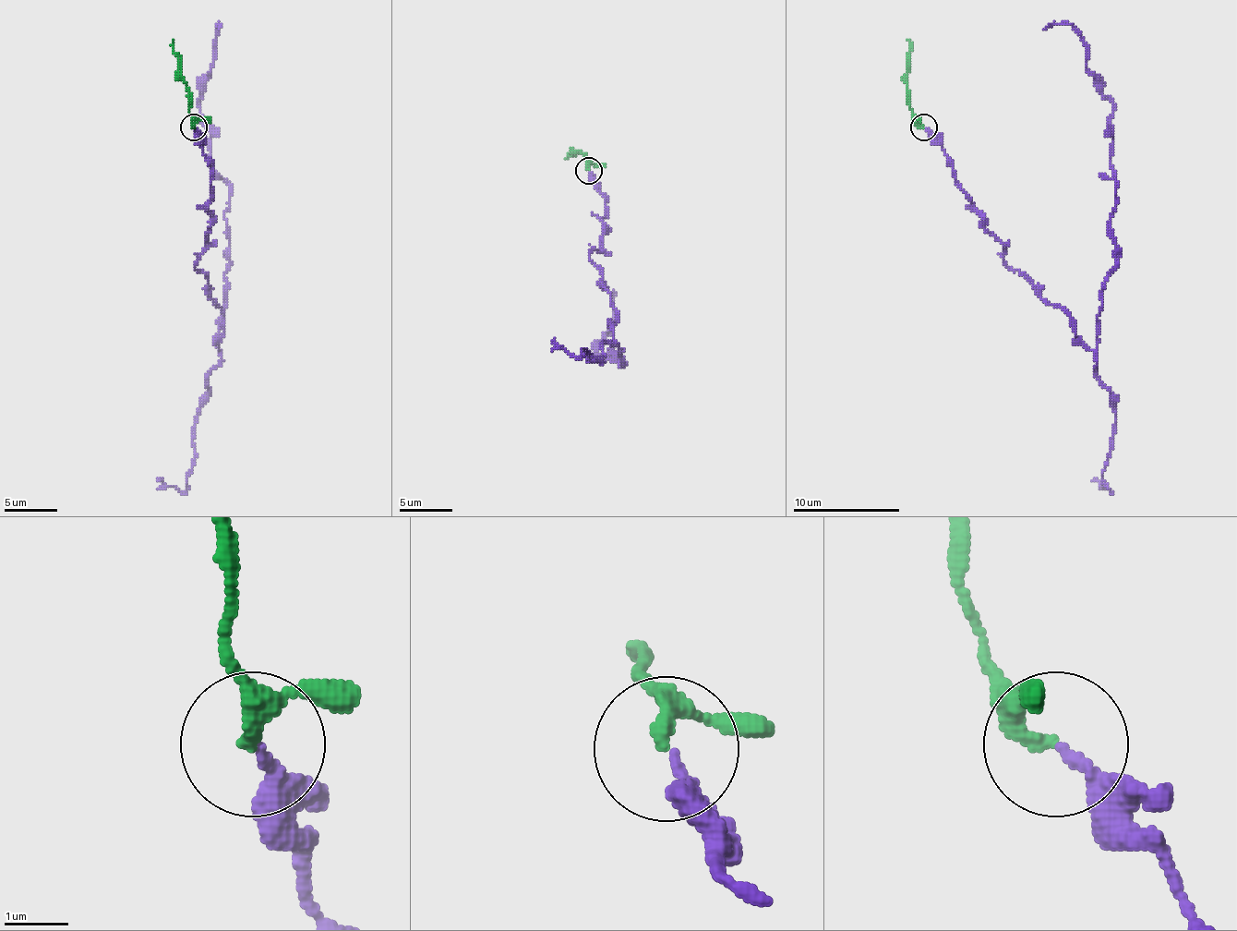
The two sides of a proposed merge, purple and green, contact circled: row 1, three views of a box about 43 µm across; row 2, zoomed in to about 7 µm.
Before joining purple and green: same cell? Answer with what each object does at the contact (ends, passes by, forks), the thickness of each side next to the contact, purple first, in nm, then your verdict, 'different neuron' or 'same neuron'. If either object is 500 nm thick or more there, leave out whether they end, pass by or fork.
purple ends there; green passes by; 190 nm thick on the purple side, 190 nm on the other; same neuron

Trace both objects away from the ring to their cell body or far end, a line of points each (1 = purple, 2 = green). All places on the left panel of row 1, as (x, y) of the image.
1: (195, 127), (210, 168), (195, 267), (223, 315), (219, 350), (229, 184), (208, 160), (199, 103), (219, 29)
2: (195, 127), (173, 40)

